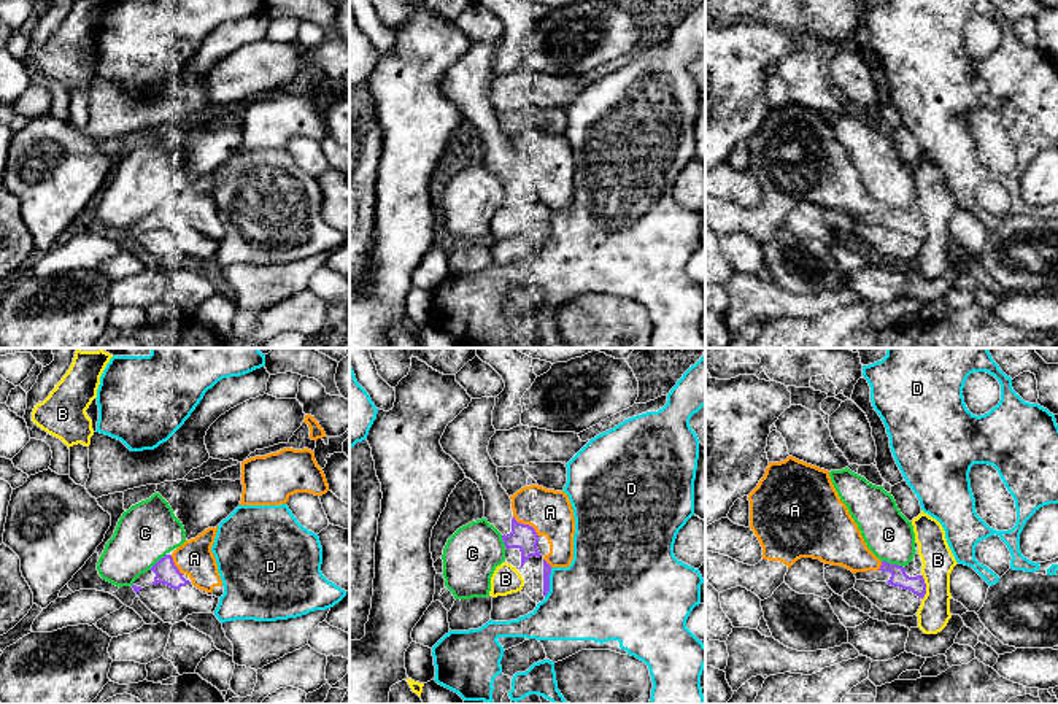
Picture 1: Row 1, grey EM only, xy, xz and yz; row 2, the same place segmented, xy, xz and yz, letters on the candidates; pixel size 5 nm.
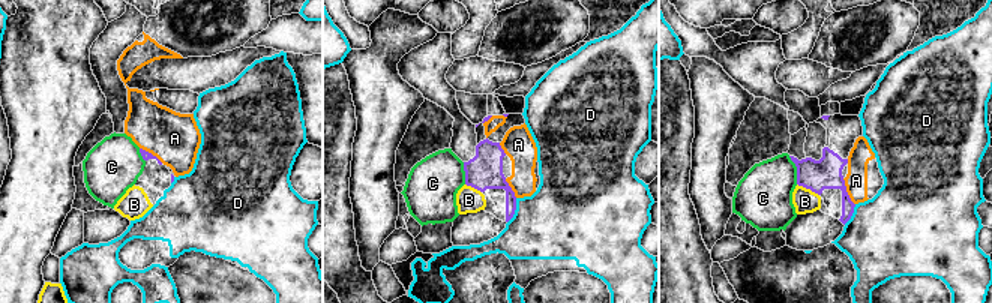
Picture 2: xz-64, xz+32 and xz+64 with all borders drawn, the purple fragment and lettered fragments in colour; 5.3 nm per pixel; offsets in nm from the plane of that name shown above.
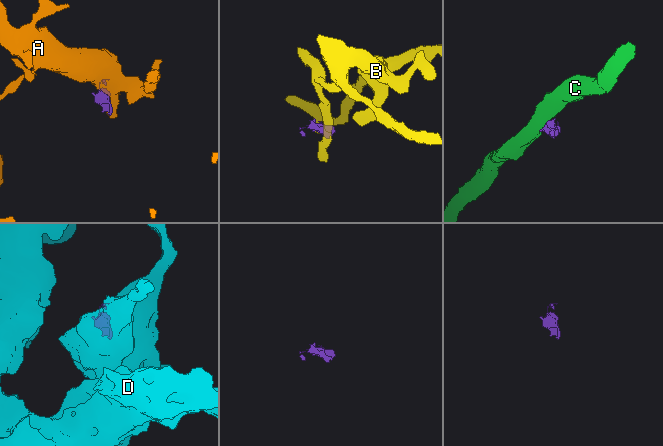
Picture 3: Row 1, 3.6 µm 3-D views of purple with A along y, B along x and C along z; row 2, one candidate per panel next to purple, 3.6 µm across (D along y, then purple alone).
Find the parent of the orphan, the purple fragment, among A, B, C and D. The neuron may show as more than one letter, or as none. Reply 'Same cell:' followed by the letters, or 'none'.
Same cell: none

